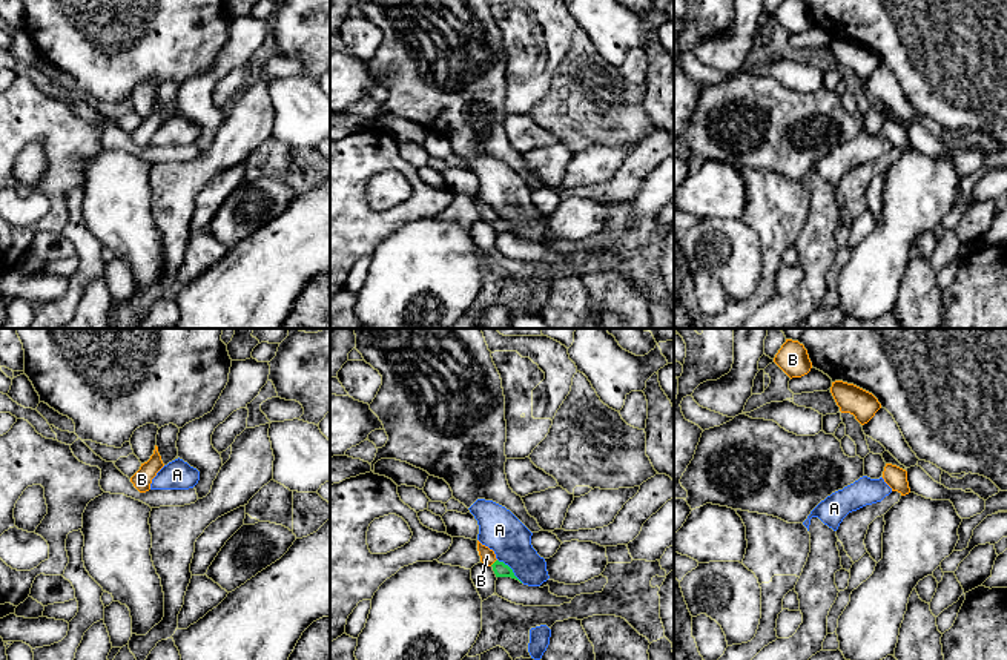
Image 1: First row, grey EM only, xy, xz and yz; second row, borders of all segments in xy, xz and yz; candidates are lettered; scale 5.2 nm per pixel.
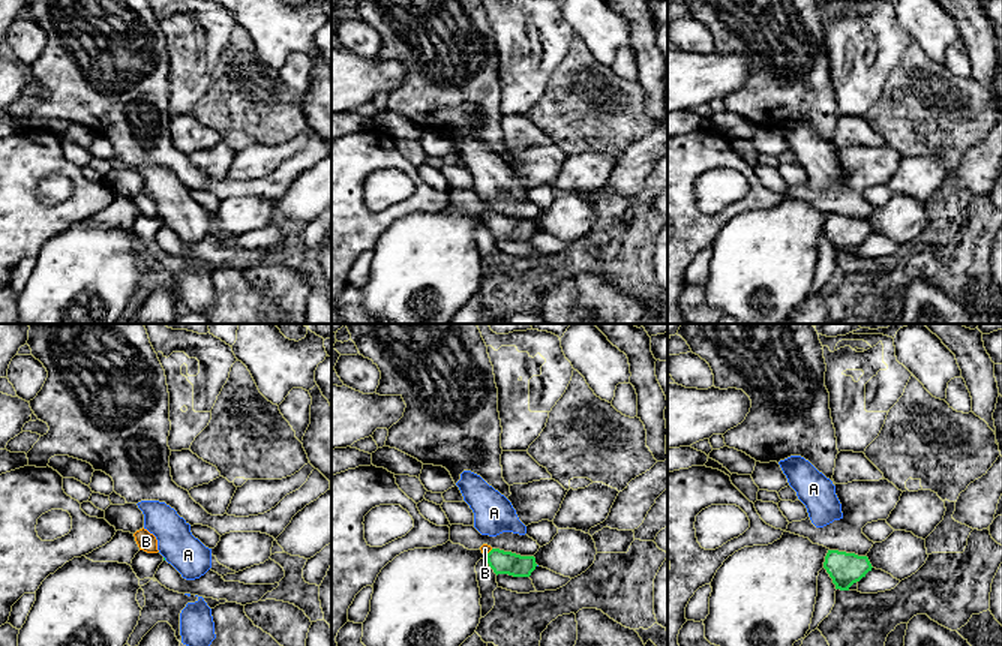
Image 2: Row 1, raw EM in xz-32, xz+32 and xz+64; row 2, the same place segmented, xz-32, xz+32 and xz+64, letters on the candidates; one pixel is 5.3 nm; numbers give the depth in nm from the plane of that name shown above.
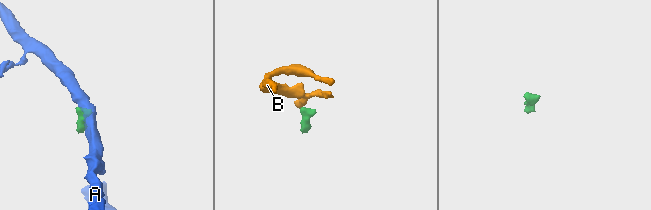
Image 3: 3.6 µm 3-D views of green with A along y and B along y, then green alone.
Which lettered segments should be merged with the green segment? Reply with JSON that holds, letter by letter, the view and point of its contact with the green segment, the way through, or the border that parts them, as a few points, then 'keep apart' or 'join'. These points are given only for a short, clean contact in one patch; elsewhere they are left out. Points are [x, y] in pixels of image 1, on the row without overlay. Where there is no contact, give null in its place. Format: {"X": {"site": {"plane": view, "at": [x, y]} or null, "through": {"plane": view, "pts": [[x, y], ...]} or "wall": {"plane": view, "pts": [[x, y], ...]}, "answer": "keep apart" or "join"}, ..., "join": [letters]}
{"A": {"site": {"plane": "xz", "at": [511, 226]}, "wall": {"plane": "xz", "pts": [[498, 215], [522, 238]]}, "answer": "keep apart"}, "B": {"site": {"plane": "xz", "at": [495, 218]}, "through": {"plane": "xz", "pts": [[501, 226], [495, 218], [487, 212]]}, "answer": "join"}, "join": ["B"]}

